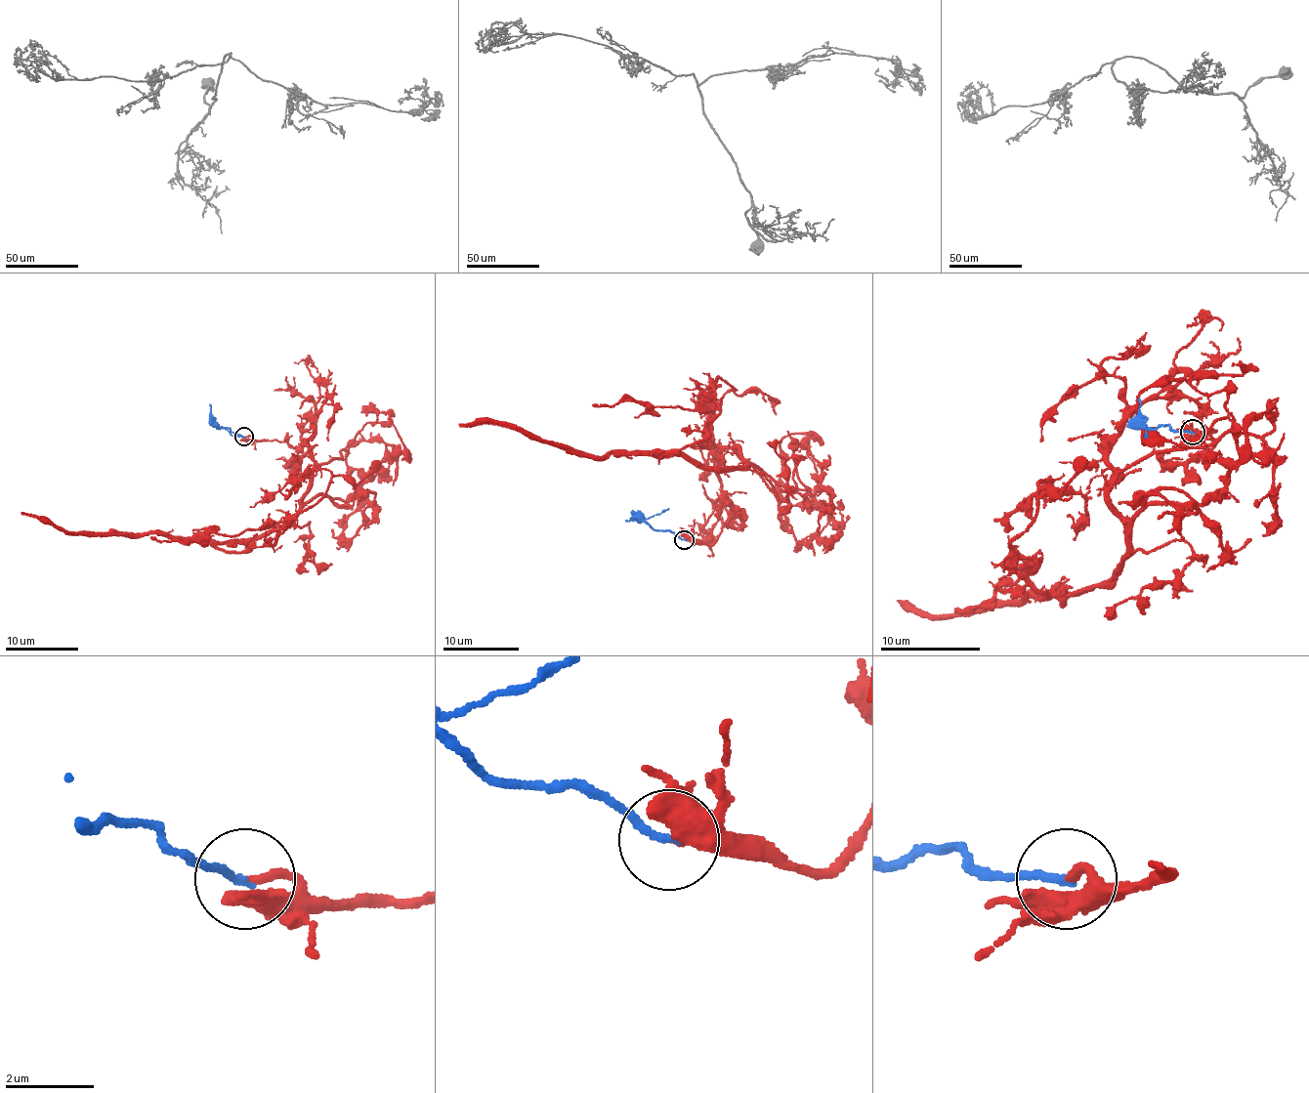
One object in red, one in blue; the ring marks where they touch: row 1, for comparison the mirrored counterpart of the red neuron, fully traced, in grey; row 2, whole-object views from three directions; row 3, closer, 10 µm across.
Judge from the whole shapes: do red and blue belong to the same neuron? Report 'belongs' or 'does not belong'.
belongs

